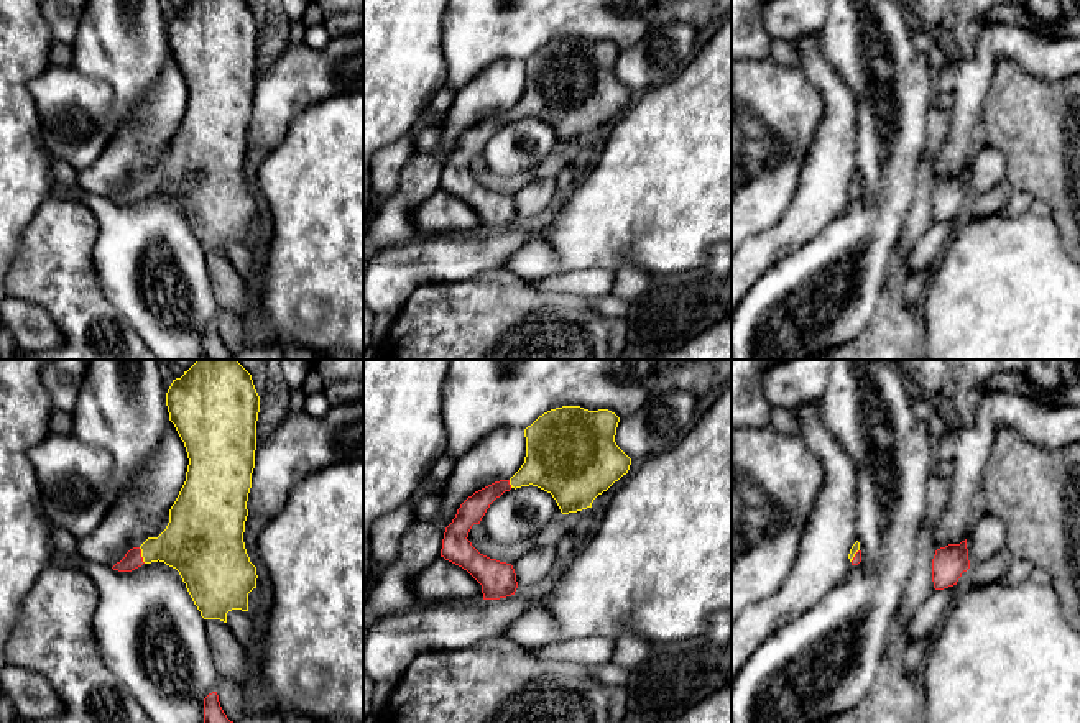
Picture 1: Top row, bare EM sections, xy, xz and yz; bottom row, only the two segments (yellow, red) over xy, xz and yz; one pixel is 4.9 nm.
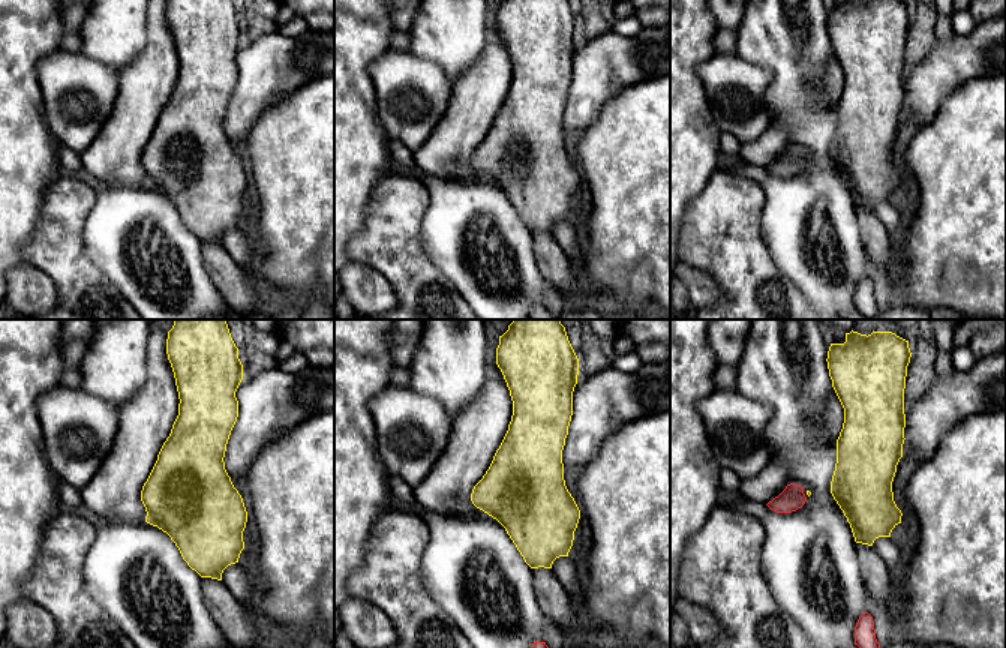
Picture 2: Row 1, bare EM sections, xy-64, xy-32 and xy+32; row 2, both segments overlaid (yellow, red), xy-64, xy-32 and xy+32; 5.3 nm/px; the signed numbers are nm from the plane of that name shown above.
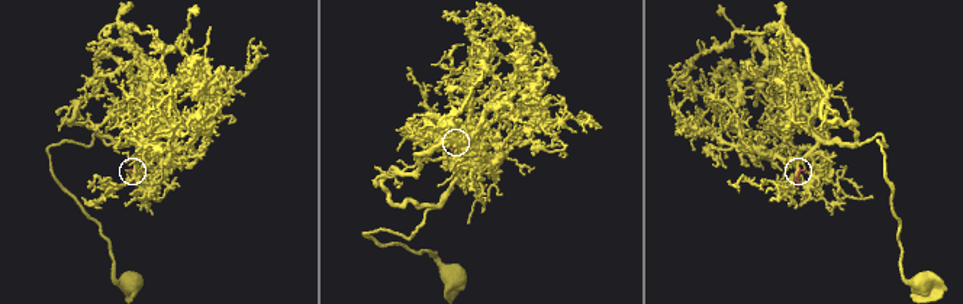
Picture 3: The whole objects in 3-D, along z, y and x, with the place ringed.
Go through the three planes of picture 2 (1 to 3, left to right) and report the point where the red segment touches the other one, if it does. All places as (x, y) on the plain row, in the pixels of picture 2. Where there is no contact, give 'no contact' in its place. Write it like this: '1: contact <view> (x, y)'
1: no contact
2: no contact
3: no contact

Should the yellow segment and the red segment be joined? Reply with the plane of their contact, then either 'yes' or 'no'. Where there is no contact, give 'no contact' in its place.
xy | yes

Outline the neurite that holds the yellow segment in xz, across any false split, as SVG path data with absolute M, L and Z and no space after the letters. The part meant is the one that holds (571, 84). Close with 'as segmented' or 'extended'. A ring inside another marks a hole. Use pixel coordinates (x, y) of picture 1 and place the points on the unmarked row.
M562 38L539 48L524 61L526 89L510 110L495 113L457 141L445 159L441 189L467 202L480 217L483 232L515 227L511 196L480 186L467 171L490 136L505 123L538 118L552 127L562 146L592 140L593 131L628 105L631 90L616 77L620 49L608 43Z; extended

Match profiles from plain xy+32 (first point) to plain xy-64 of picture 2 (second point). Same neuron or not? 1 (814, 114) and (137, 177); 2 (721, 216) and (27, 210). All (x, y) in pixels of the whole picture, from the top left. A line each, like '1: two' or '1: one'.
1: two
2: two

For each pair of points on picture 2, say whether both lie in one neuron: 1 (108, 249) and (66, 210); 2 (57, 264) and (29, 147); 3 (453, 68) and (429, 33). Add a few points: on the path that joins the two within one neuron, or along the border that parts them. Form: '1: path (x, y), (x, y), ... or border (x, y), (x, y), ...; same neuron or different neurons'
1: border (96, 194), (83, 233), (83, 249), (90, 261); different neurons
2: border (57, 174), (45, 191), (32, 236); different neurons
3: path (453, 59), (438, 42); same neuron

